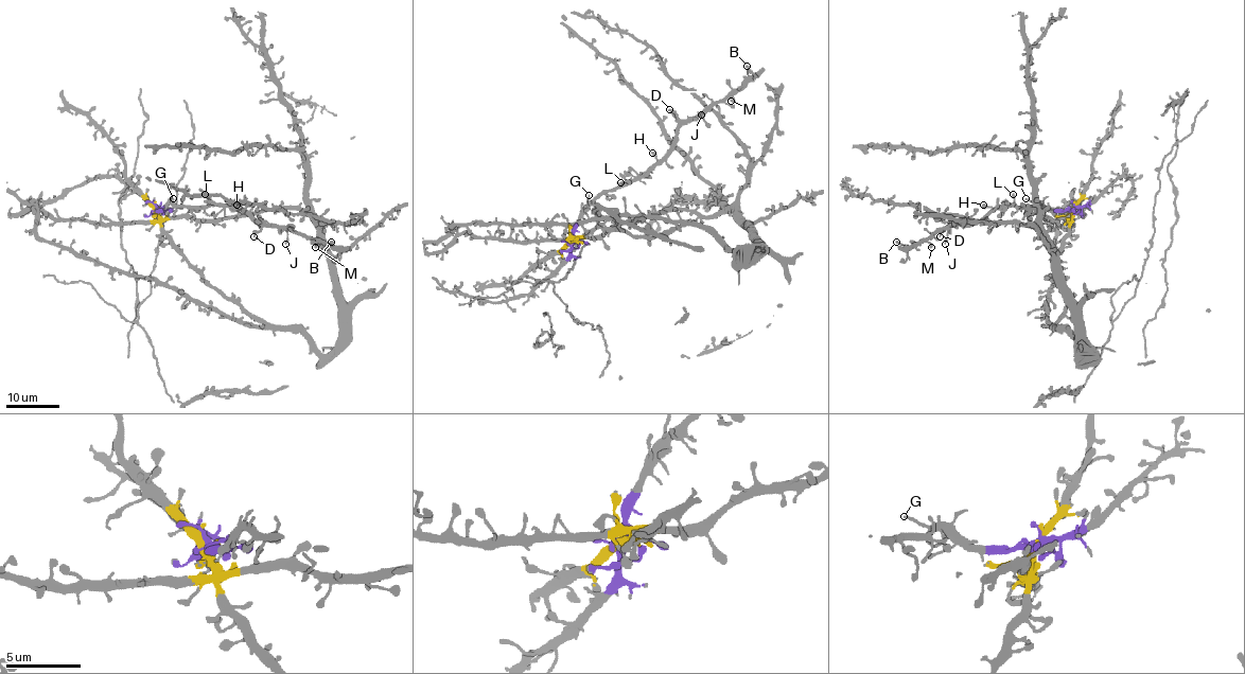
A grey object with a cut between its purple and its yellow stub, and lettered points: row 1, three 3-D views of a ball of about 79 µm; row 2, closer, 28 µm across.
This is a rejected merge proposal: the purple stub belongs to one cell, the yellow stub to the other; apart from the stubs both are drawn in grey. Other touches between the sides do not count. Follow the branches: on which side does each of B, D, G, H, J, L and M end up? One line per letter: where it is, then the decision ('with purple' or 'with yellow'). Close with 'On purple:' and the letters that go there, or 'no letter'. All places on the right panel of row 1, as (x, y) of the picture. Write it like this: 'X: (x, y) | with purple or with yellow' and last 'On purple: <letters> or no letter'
B: (896, 242) | with purple
D: (940, 236) | with purple
G: (1026, 198) | with purple
H: (983, 205) | with purple
J: (945, 244) | with purple
L: (1013, 194) | with purple
M: (931, 247) | with purple
On purple: B, D, G, H, J, L, M

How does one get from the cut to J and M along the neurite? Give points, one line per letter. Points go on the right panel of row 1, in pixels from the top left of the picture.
J: (1072, 208), (1047, 210), (1036, 202), (997, 206), (977, 222), (954, 225), (946, 232), (945, 243)
M: (1072, 208), (1047, 210), (1036, 202), (997, 206), (975, 223), (948, 226), (934, 233), (926, 241), (931, 247)

